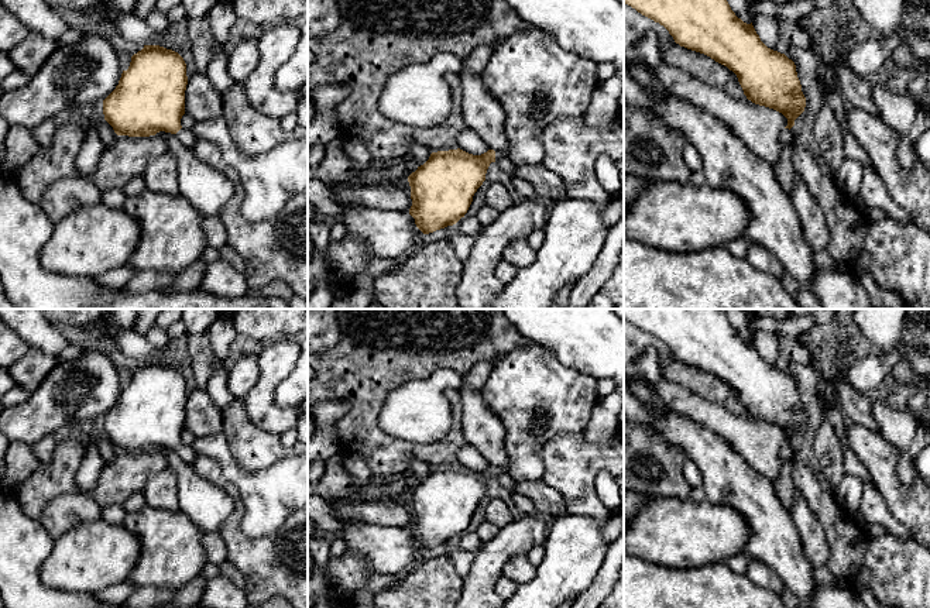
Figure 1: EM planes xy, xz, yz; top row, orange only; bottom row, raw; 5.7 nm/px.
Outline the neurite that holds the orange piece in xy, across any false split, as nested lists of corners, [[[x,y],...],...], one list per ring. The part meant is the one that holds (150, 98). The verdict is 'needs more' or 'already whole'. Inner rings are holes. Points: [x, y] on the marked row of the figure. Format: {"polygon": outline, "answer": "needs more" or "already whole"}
{"polygon": [[[144,45],[131,56],[130,66],[123,71],[119,85],[103,100],[104,120],[117,135],[150,137],[165,131],[175,134],[186,148],[192,148],[199,138],[181,126],[186,85],[186,63],[178,52],[159,45]]], "answer": "needs more"}

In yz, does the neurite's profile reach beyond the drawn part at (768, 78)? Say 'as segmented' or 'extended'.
extended

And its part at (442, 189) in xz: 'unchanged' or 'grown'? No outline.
grown

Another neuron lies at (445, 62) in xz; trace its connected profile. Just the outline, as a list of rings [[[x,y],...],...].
[[[439,52],[429,63],[442,75],[460,73],[464,66],[463,59],[452,52]]]

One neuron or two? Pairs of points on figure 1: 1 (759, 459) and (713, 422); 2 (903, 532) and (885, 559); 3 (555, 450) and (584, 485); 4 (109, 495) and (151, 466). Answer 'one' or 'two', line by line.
1: one
2: two
3: one
4: one

